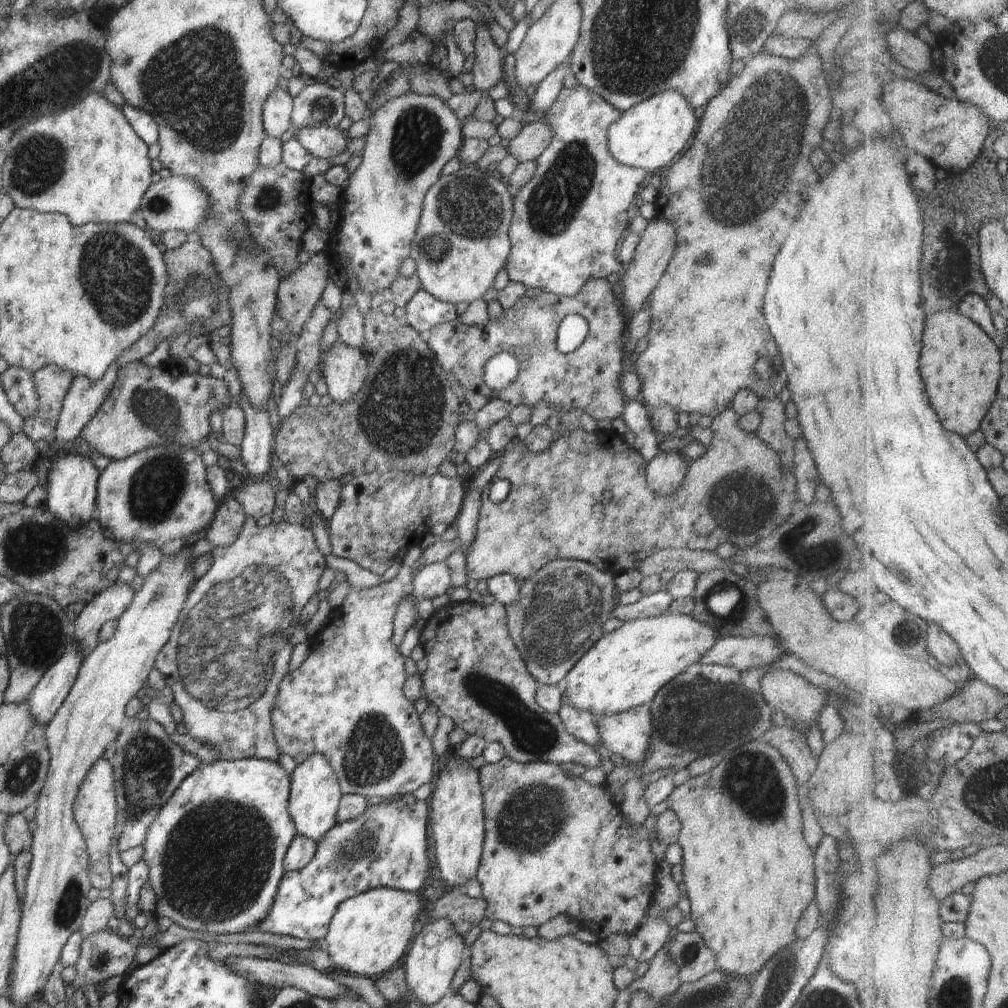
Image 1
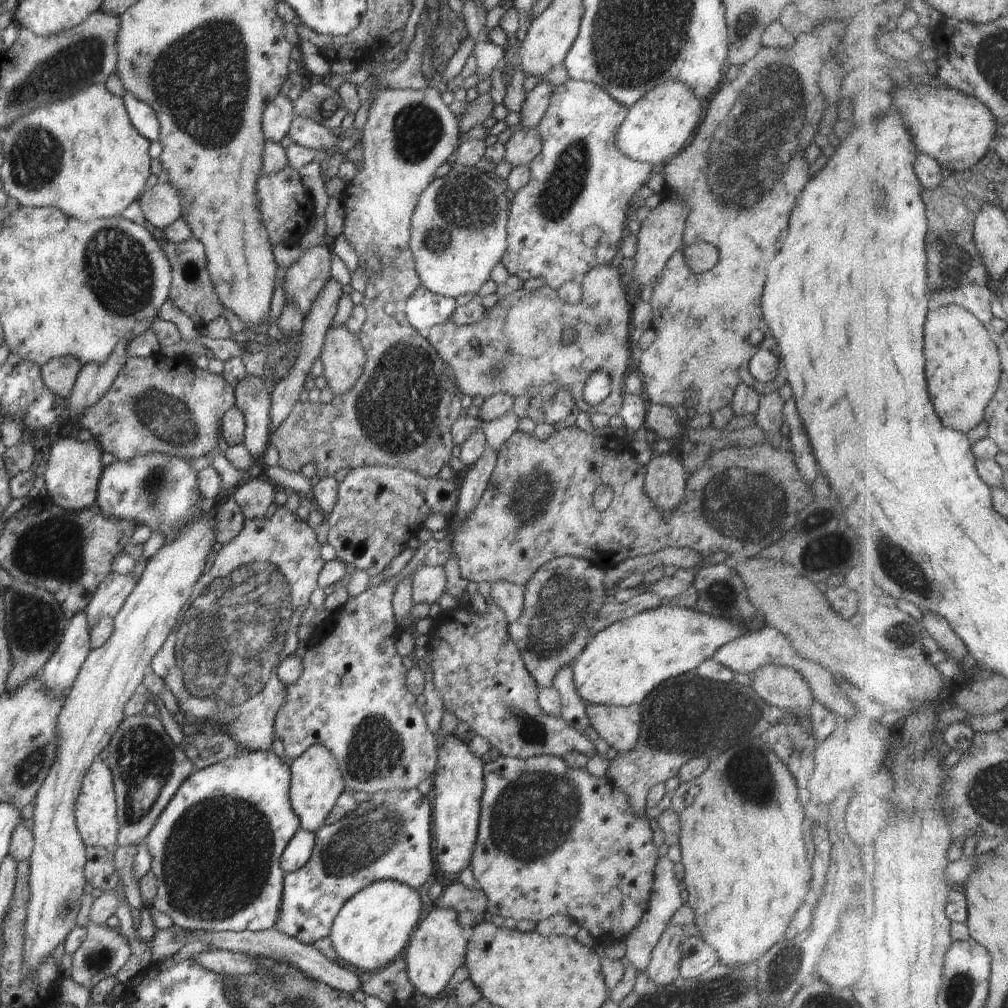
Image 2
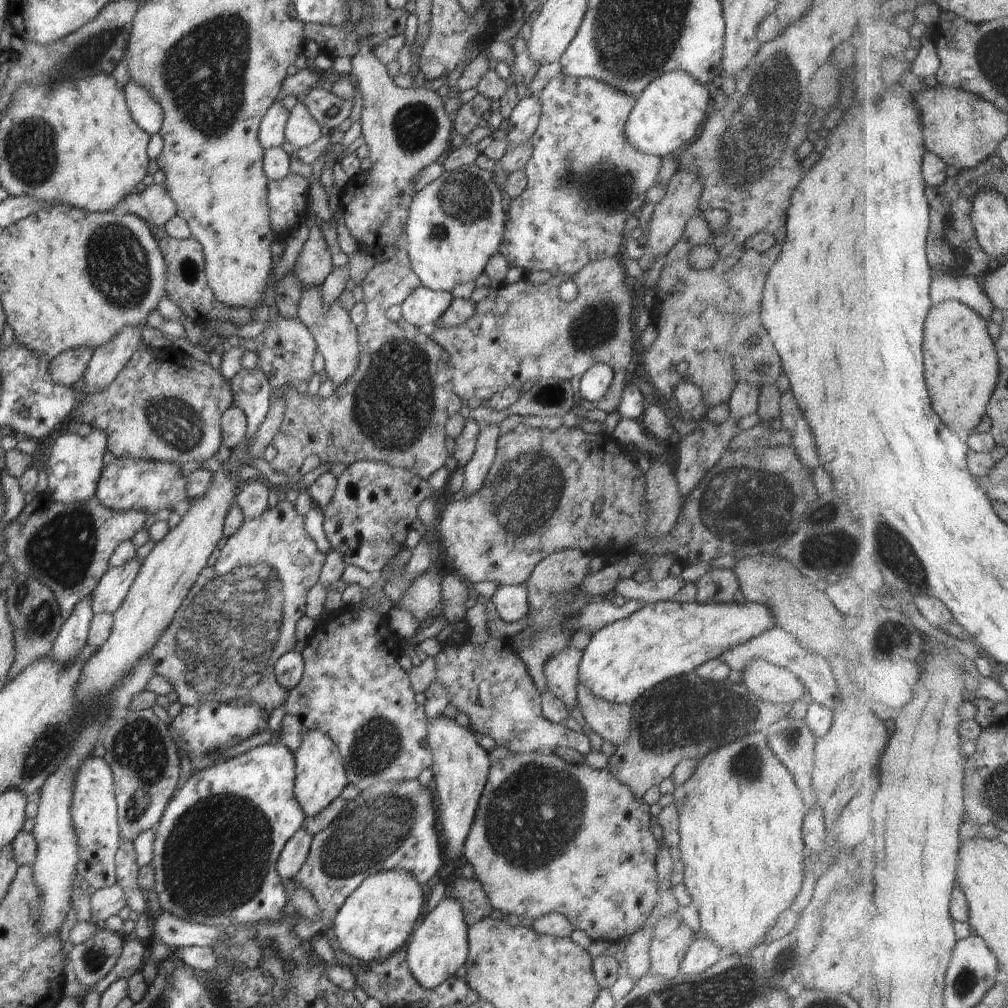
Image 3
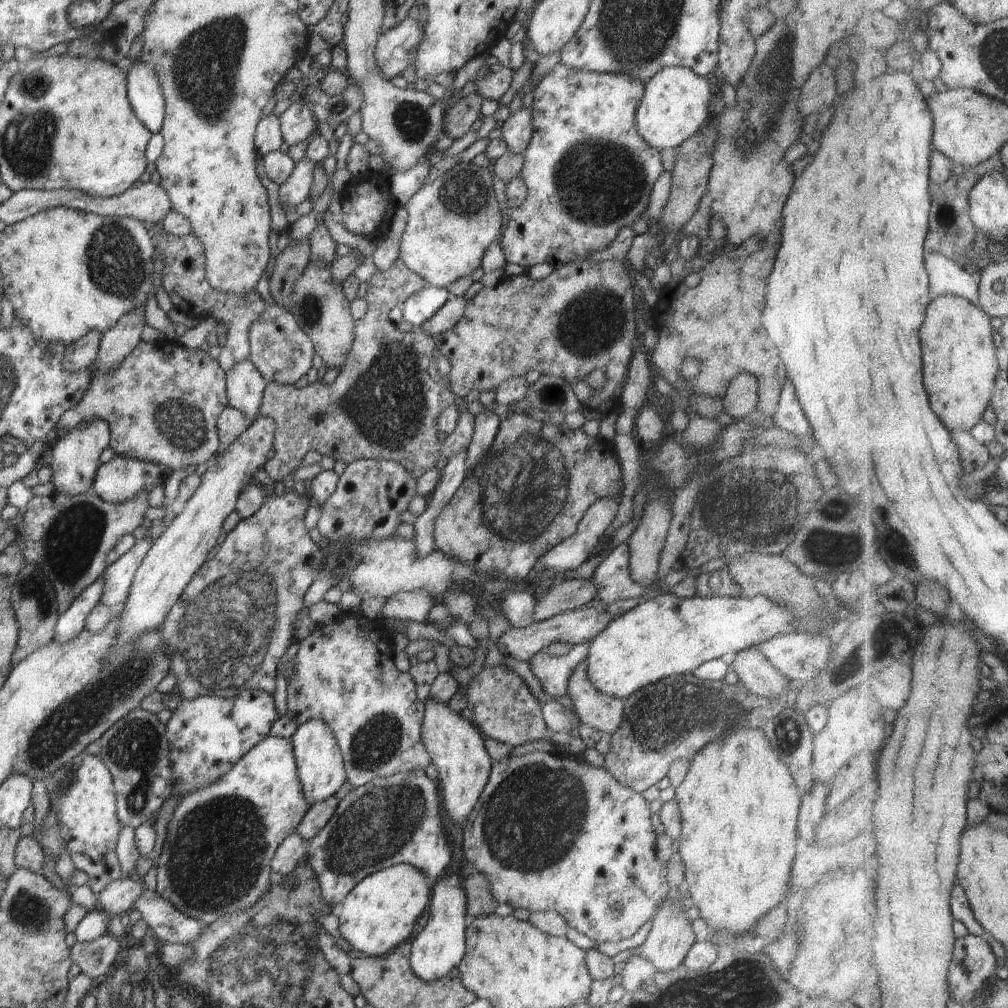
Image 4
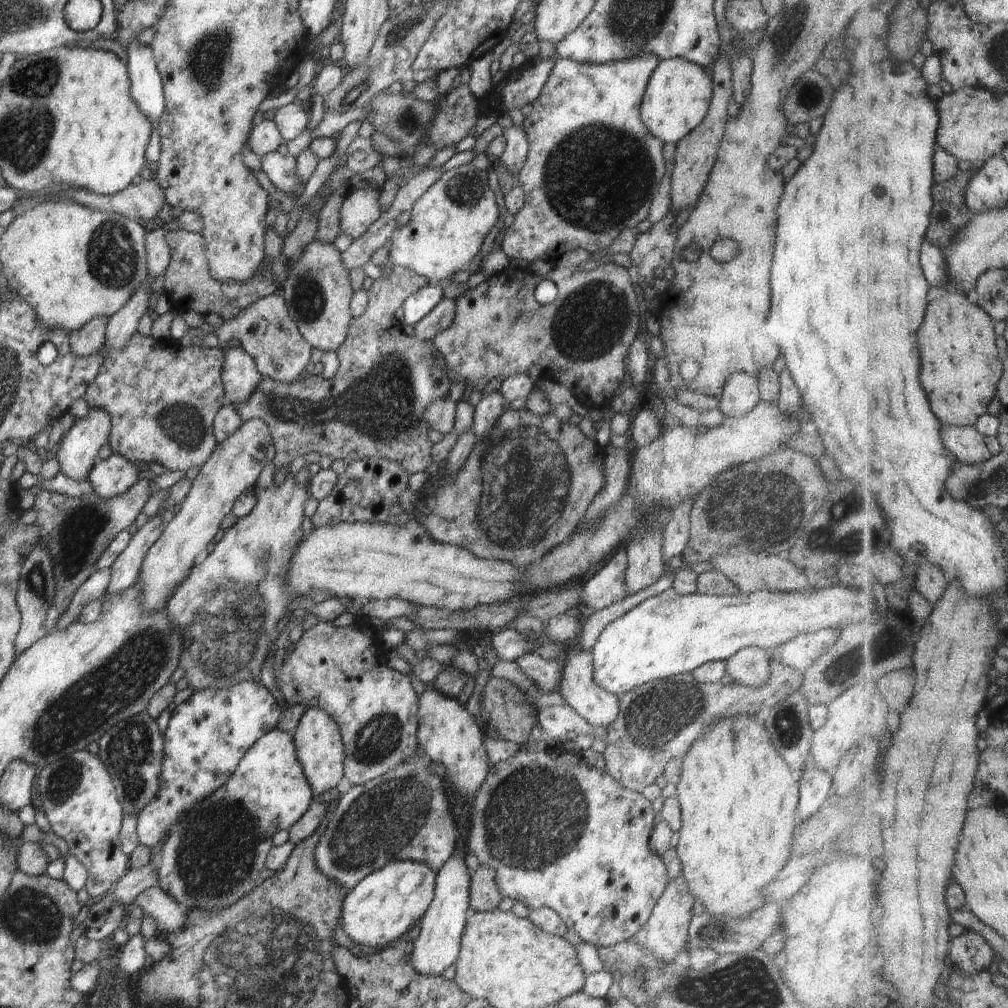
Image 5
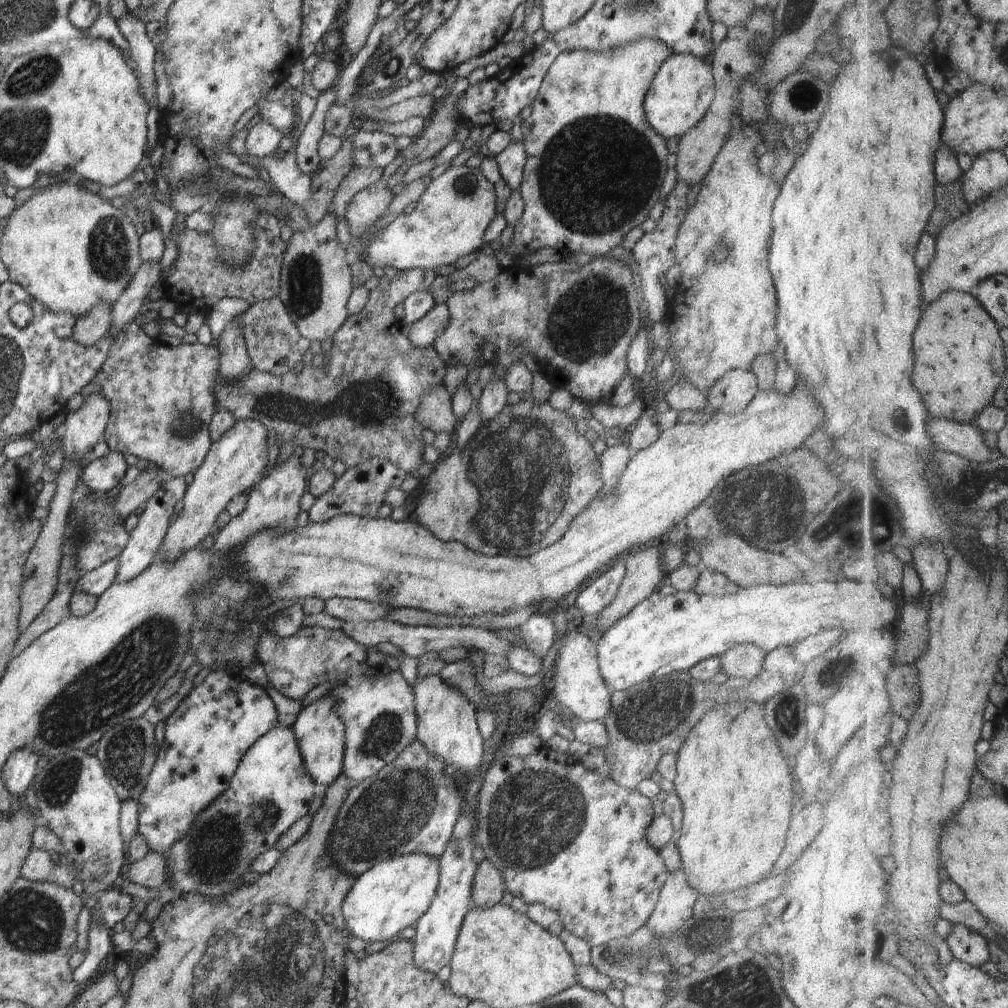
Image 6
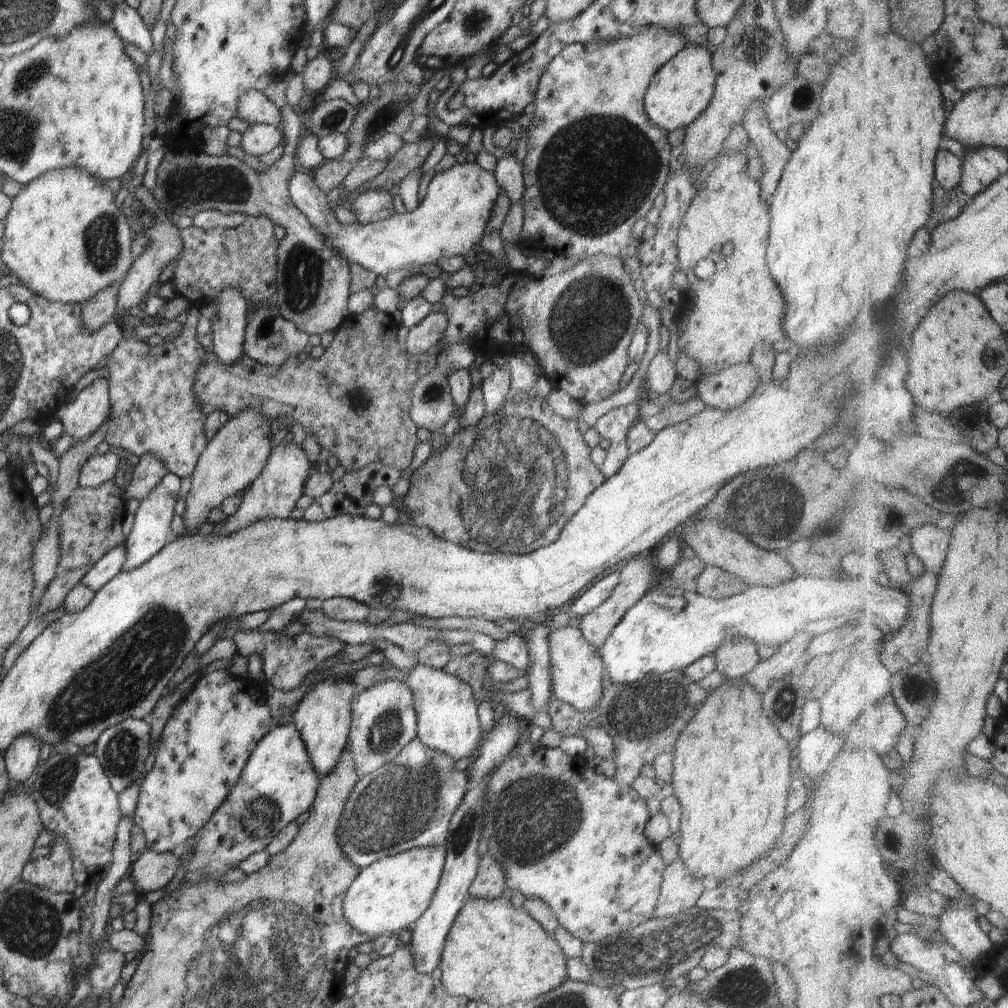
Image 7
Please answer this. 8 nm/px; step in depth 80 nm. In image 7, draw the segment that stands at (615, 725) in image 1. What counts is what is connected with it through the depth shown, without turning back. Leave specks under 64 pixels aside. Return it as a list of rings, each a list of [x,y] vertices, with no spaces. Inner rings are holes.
[[[574,622],[559,629],[549,624],[548,630],[552,692],[558,699],[571,704],[579,711],[595,709],[597,702],[601,699],[603,682],[606,677],[599,650],[584,638],[578,625]]]

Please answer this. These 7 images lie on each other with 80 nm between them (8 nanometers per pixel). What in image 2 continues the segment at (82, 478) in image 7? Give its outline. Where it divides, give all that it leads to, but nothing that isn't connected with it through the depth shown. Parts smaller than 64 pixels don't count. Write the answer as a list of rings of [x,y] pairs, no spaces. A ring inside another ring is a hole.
[[[162,453],[117,460],[103,468],[97,490],[97,506],[106,517],[128,519],[137,526],[145,524],[152,531],[162,530],[166,535],[172,527],[183,527],[188,521],[201,517],[208,507],[199,491],[197,473],[190,465],[180,457]]]

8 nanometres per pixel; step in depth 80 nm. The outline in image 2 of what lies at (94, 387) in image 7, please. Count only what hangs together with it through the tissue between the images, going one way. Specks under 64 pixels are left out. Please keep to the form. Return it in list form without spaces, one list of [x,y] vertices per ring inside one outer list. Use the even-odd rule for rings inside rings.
[[[60,437],[49,449],[45,472],[45,486],[47,496],[52,503],[63,509],[75,511],[87,509],[97,504],[97,490],[100,477],[102,476],[103,448],[96,439],[80,441],[79,439]]]

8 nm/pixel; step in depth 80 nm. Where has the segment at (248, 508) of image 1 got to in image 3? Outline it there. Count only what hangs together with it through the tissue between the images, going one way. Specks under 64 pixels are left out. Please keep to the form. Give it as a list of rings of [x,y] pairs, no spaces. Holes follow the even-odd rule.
[[[262,479],[248,480],[240,485],[240,492],[235,496],[235,502],[241,508],[243,517],[246,520],[258,518],[268,508],[272,487]]]

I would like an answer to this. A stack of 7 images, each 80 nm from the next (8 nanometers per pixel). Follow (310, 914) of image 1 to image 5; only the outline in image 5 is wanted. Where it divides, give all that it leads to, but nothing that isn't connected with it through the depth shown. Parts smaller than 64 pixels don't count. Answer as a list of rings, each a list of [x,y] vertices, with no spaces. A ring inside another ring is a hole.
[[[418,746],[418,751],[397,767],[363,785],[354,785],[343,797],[339,797],[329,824],[314,849],[314,858],[317,868],[332,882],[340,884],[344,892],[351,891],[365,876],[388,863],[413,860],[426,863],[437,872],[450,858],[458,832],[450,813],[450,795],[444,789],[445,777],[440,778],[430,770],[431,762],[425,750]]]

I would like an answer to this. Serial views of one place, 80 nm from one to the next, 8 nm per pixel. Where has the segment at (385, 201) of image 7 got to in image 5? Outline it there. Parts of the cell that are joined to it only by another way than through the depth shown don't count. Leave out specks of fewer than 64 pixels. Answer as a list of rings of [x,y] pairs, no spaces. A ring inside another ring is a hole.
[[[380,187],[350,190],[342,203],[341,230],[353,239],[360,238],[368,227],[383,213],[380,205]]]

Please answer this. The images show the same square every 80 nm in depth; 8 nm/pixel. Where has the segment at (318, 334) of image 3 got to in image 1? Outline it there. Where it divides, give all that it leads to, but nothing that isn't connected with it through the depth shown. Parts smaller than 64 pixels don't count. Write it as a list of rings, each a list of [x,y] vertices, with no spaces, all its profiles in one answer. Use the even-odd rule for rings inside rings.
[[[334,341],[323,354],[321,371],[327,384],[327,394],[333,402],[349,403],[363,387],[368,363],[362,351],[342,341]]]

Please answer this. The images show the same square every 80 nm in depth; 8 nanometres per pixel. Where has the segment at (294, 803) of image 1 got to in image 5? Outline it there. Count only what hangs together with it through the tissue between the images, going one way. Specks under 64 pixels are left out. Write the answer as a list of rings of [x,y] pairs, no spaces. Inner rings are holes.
[[[310,707],[303,712],[294,730],[293,743],[296,747],[297,759],[315,798],[340,784],[344,778],[344,749],[341,732],[335,720],[325,710]]]

